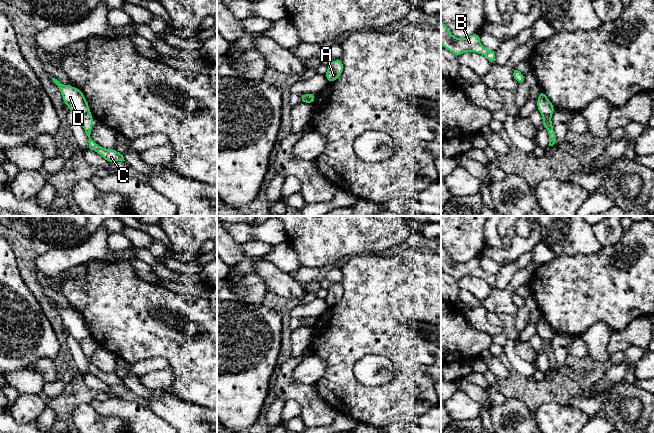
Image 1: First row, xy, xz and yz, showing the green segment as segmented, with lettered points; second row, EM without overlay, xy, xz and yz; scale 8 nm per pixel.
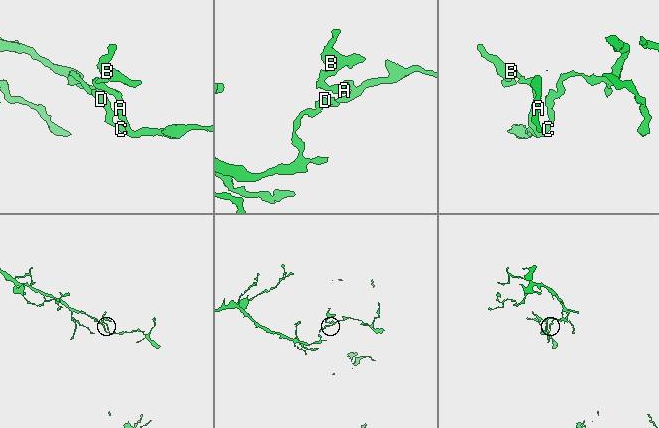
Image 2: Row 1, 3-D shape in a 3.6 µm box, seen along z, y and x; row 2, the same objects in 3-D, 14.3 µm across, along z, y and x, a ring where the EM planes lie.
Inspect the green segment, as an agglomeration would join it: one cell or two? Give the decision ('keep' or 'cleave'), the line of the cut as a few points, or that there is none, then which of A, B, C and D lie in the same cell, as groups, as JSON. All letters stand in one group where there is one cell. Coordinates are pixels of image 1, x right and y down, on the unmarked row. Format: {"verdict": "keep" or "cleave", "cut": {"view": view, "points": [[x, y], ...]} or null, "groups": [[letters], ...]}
{"verdict": "cleave", "cut": {"view": "xy", "points": [[89, 336], [79, 341]]}, "groups": [["A", "B", "C"], ["D"]]}

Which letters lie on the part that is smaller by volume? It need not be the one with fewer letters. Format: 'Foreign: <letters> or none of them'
Foreign: A, B, C

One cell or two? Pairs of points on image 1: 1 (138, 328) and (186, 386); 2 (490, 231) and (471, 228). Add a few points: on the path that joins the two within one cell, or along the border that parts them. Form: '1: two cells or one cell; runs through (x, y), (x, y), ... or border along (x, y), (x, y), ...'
1: one cell; runs through (154, 337), (186, 370)
2: two cells; border along (484, 226), (484, 239), (486, 243)

